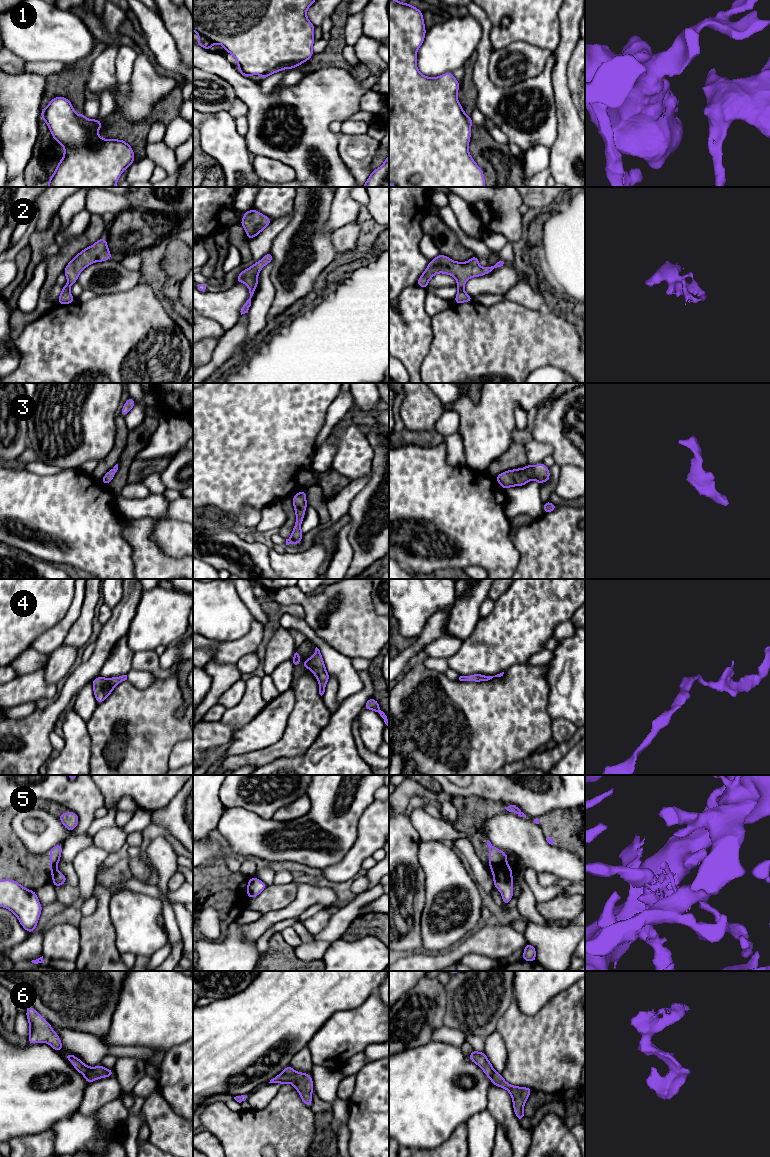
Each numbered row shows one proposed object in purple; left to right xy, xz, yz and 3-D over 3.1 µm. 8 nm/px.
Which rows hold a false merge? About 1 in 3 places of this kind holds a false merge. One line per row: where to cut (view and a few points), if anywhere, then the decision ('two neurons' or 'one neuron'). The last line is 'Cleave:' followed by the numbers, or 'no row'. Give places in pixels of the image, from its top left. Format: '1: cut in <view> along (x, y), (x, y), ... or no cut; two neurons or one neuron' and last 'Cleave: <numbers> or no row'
1: cut in xz along (298, 64), (282, 63), (261, 75); two neurons
2: no cut; one neuron
3: no cut; one neuron
4: no cut; one neuron
5: cut in yz along (511, 873), (497, 871), (492, 874); two neurons
6: no cut; one neuron
Cleave: 1, 5

